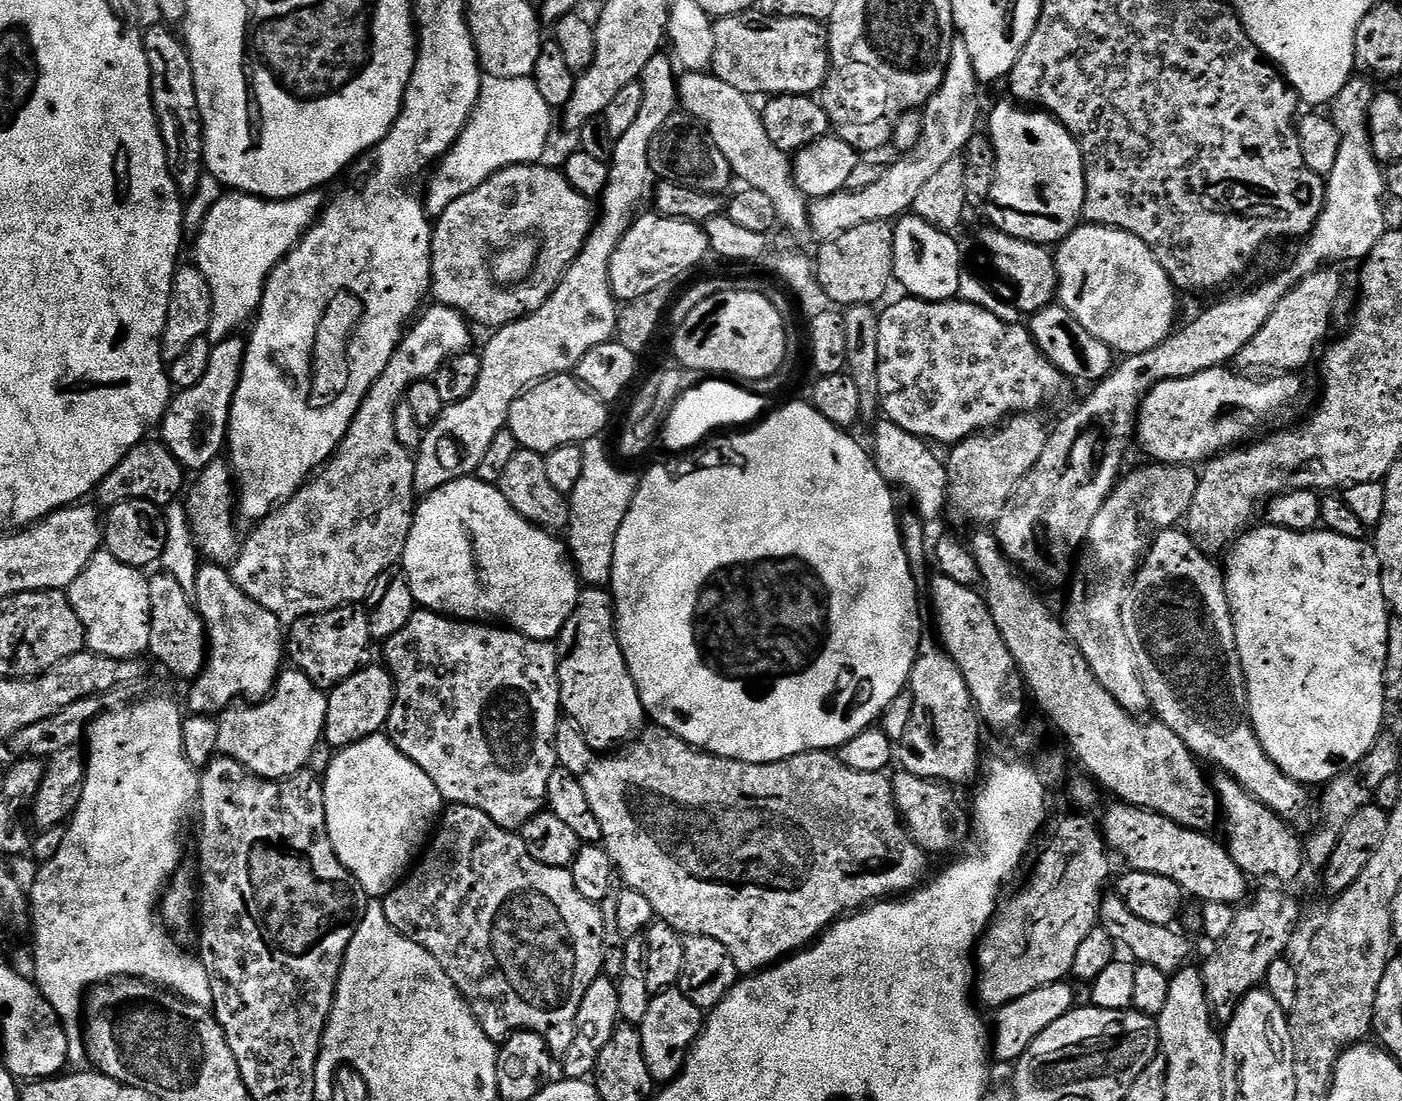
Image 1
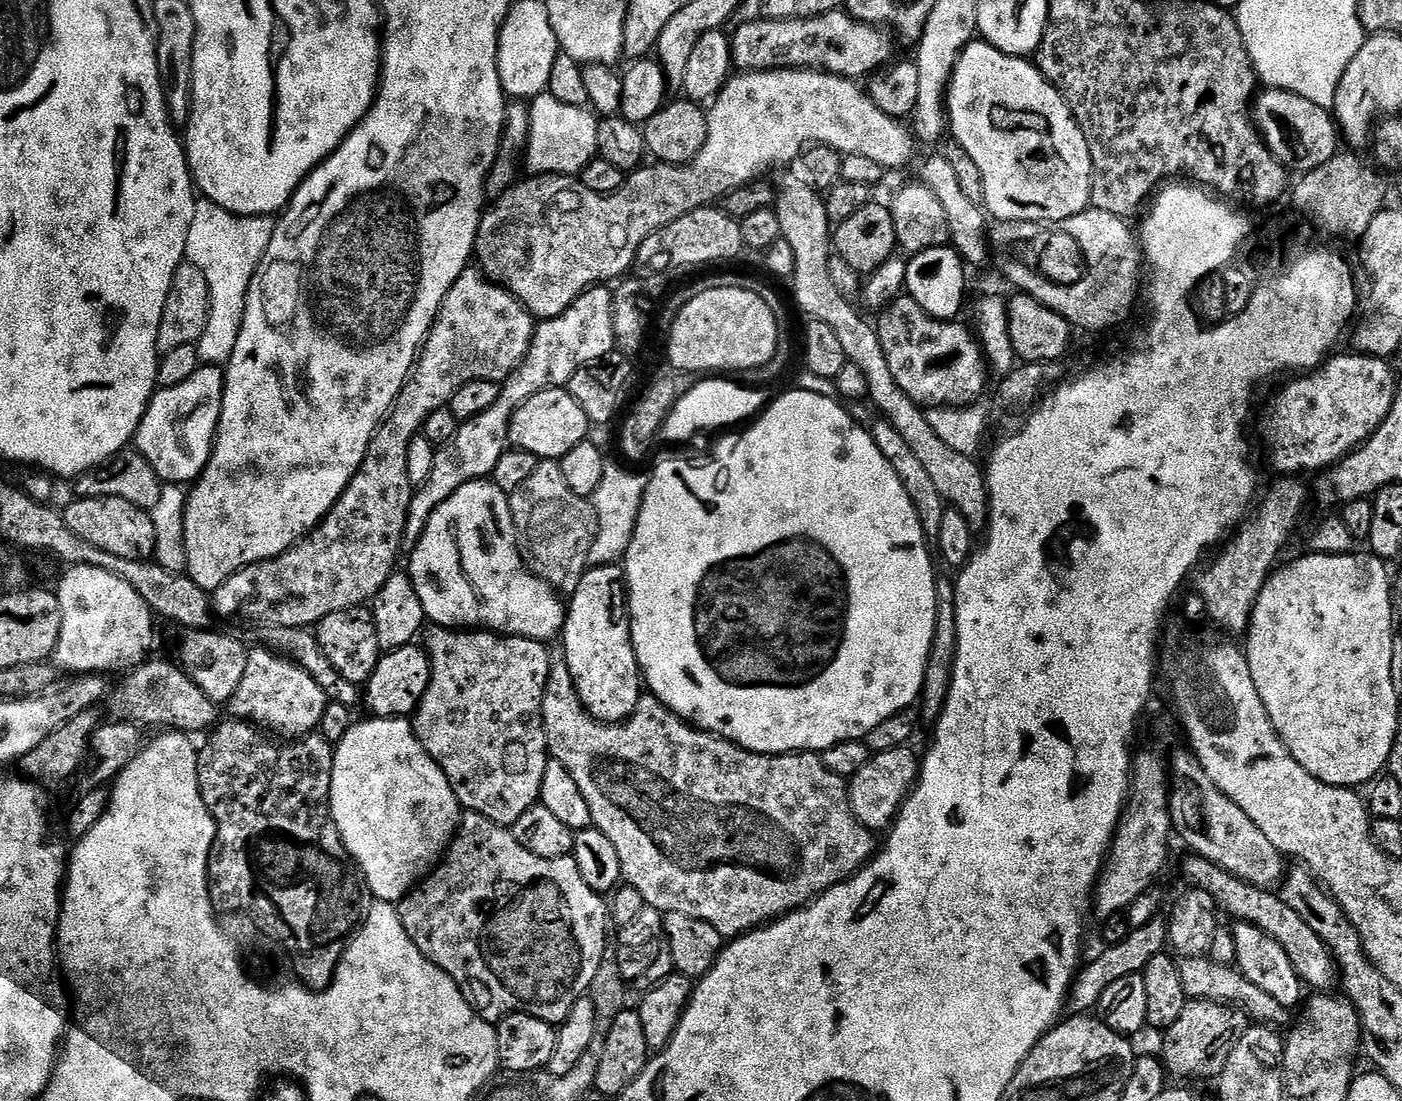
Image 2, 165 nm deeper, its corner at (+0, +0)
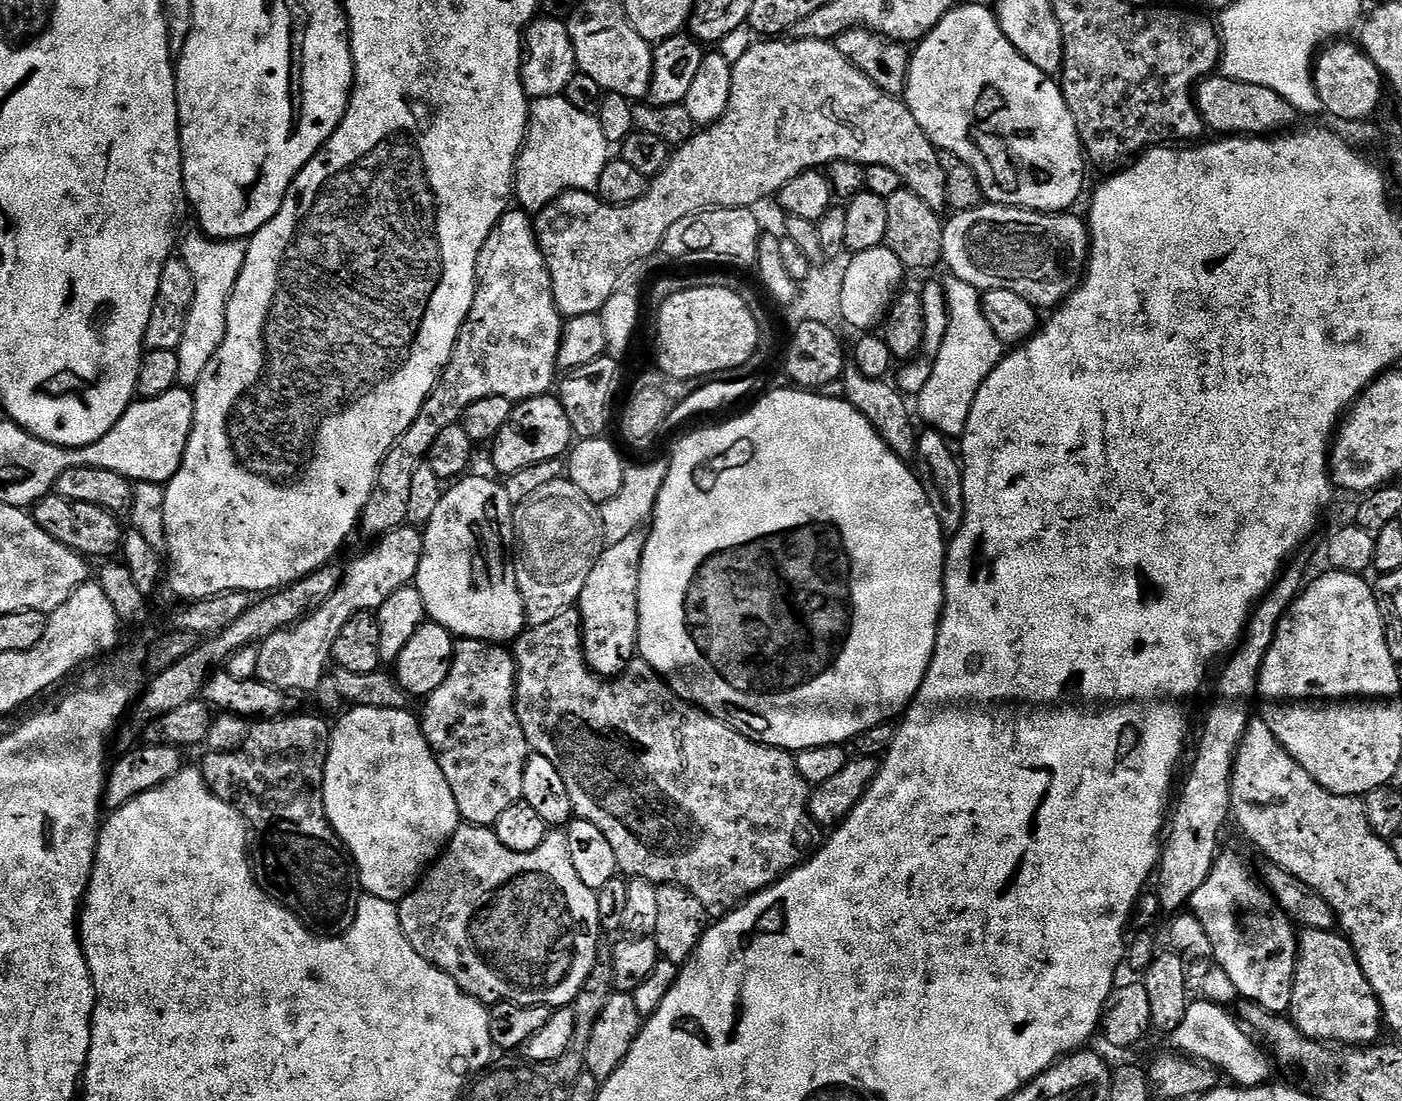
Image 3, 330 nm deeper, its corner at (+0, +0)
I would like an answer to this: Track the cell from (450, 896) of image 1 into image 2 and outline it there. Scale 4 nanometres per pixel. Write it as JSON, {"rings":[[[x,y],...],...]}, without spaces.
{"rings":[[[465,811],[460,817],[460,827],[452,838],[448,851],[444,853],[439,864],[400,901],[400,921],[410,934],[414,946],[422,950],[428,960],[433,960],[459,987],[460,992],[468,999],[469,1004],[482,1014],[489,1022],[499,1021],[500,1017],[509,1012],[525,1012],[534,1018],[548,1020],[551,1024],[559,1025],[568,1017],[574,1002],[585,999],[586,993],[594,982],[594,974],[598,974],[598,966],[606,959],[610,948],[608,928],[610,929],[610,908],[601,893],[590,890],[586,886],[586,878],[578,874],[578,866],[571,856],[562,858],[538,858],[538,854],[530,854],[526,846],[518,846],[514,834],[505,825],[496,824],[477,812]]]}

